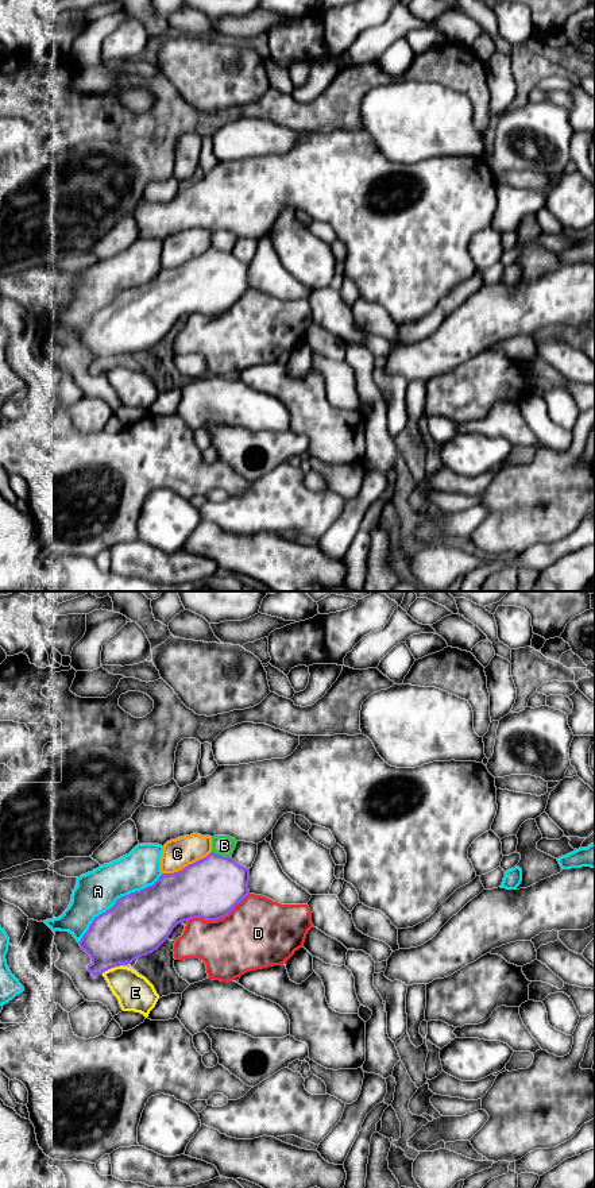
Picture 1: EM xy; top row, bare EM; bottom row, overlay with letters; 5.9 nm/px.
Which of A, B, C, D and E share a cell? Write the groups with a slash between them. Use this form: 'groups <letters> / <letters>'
groups A / B / C / D / E

